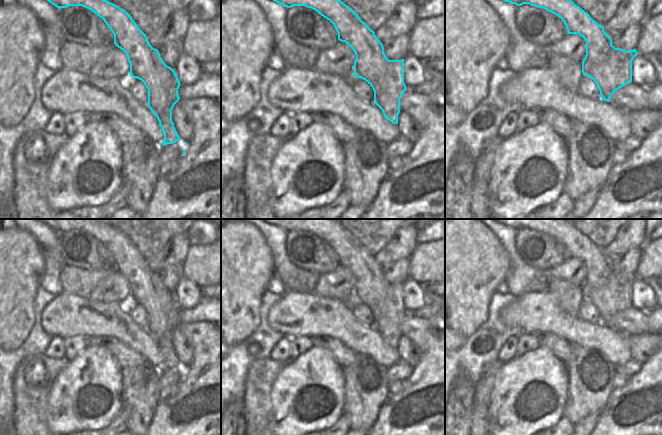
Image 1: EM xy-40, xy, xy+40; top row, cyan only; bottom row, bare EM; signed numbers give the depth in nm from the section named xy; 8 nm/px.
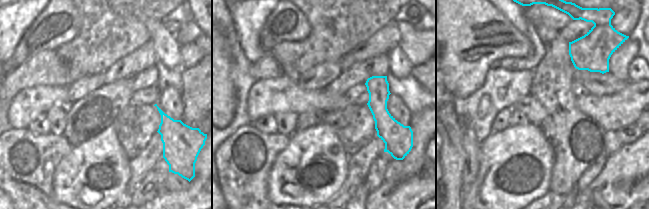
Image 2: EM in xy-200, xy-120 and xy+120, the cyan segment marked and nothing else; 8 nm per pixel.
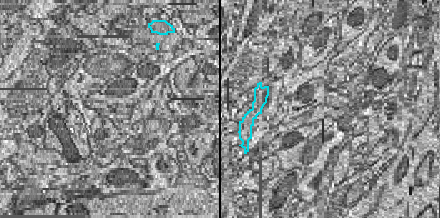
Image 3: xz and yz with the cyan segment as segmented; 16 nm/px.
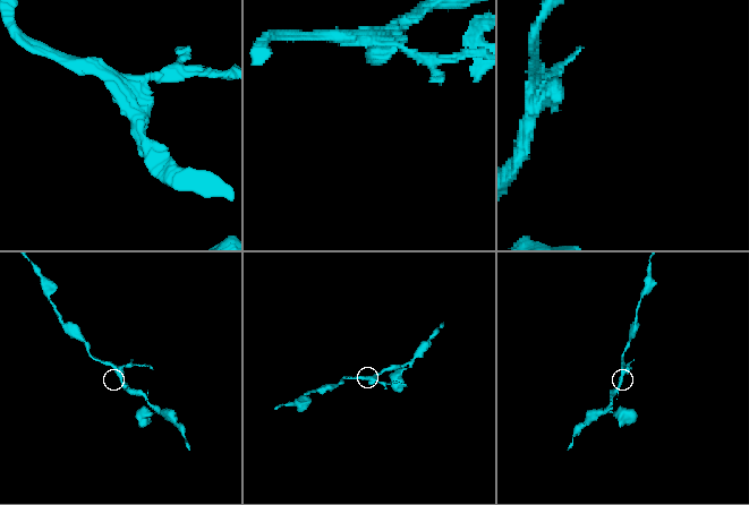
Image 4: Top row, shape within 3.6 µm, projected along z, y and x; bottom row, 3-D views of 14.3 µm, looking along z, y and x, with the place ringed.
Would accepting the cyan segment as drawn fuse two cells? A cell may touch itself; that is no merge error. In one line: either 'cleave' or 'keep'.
cleave

